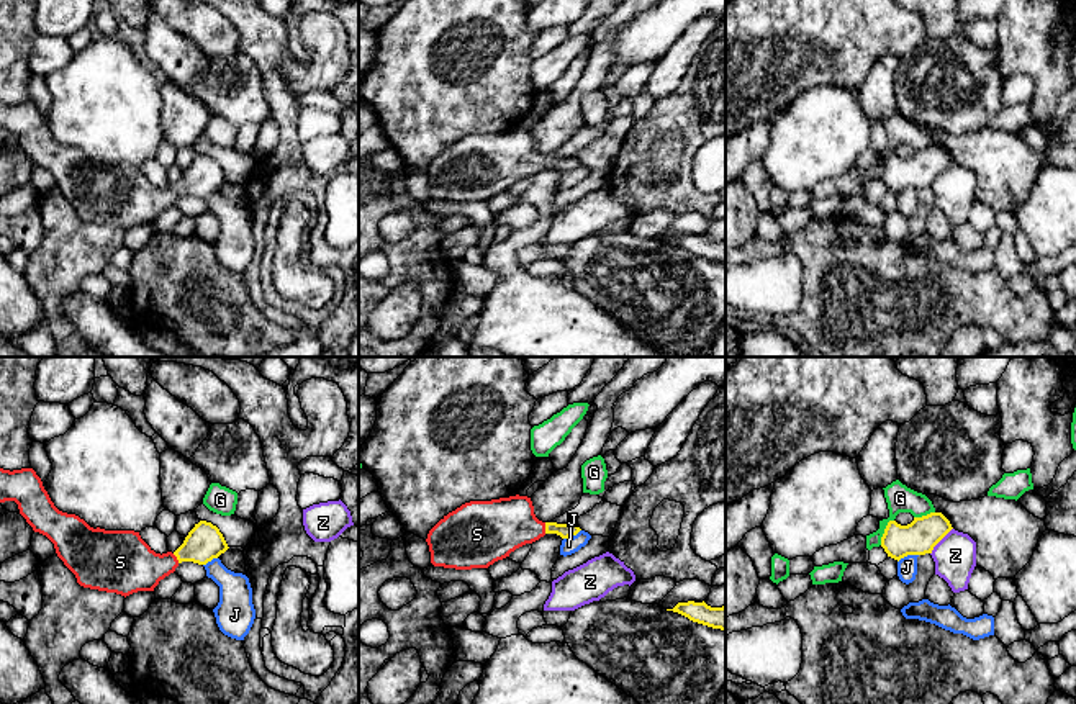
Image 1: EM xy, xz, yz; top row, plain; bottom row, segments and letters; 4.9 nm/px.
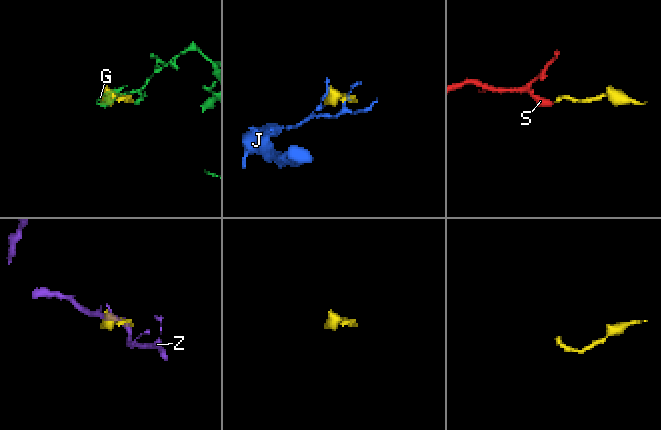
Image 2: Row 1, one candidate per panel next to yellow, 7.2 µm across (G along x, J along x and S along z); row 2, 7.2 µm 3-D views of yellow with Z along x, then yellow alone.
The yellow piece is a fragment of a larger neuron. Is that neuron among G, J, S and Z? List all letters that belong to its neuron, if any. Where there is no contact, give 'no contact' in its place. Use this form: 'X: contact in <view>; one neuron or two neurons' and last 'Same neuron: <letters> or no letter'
G: contact in yz; two neurons
J: contact in yz; two neurons
S: contact in xz; one neuron
Z: contact in yz; two neurons
Same neuron: S

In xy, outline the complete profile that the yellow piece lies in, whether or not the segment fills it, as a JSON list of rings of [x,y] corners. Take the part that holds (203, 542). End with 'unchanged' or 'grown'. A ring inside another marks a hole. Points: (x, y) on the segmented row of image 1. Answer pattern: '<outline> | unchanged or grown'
[[[0,468],[0,503],[15,501],[34,532],[46,535],[84,588],[129,596],[154,591],[182,562],[206,565],[229,547],[216,526],[200,521],[172,553],[156,553],[134,530],[93,529],[59,511],[33,468]]] | grown

